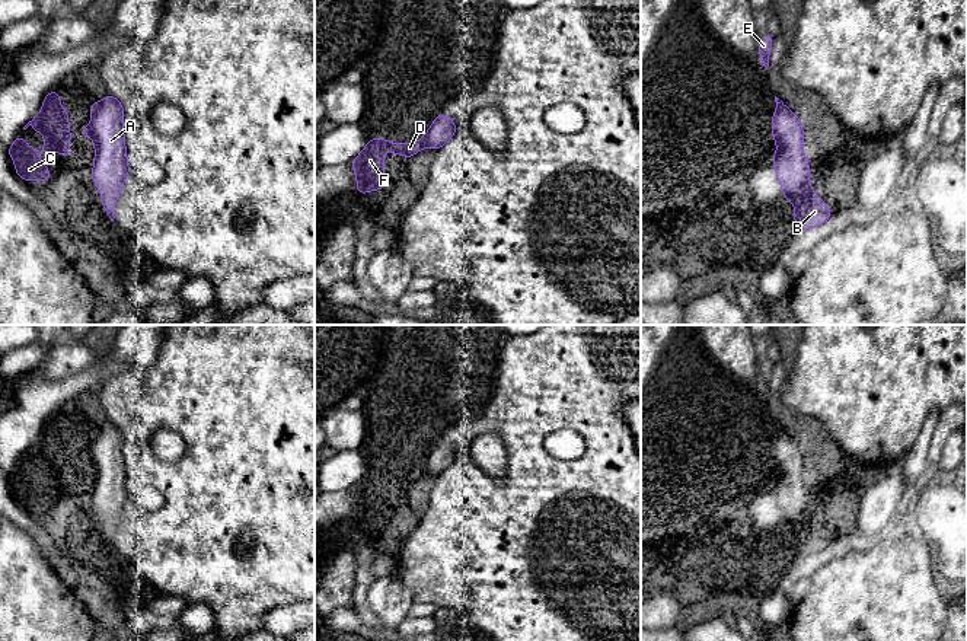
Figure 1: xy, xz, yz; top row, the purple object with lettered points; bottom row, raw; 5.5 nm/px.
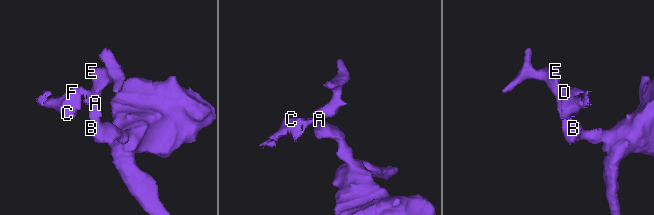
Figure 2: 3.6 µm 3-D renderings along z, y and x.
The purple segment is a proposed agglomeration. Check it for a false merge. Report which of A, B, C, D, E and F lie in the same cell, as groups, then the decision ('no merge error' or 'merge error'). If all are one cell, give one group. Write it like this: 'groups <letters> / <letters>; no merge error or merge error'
groups A B E / C D F; merge error

